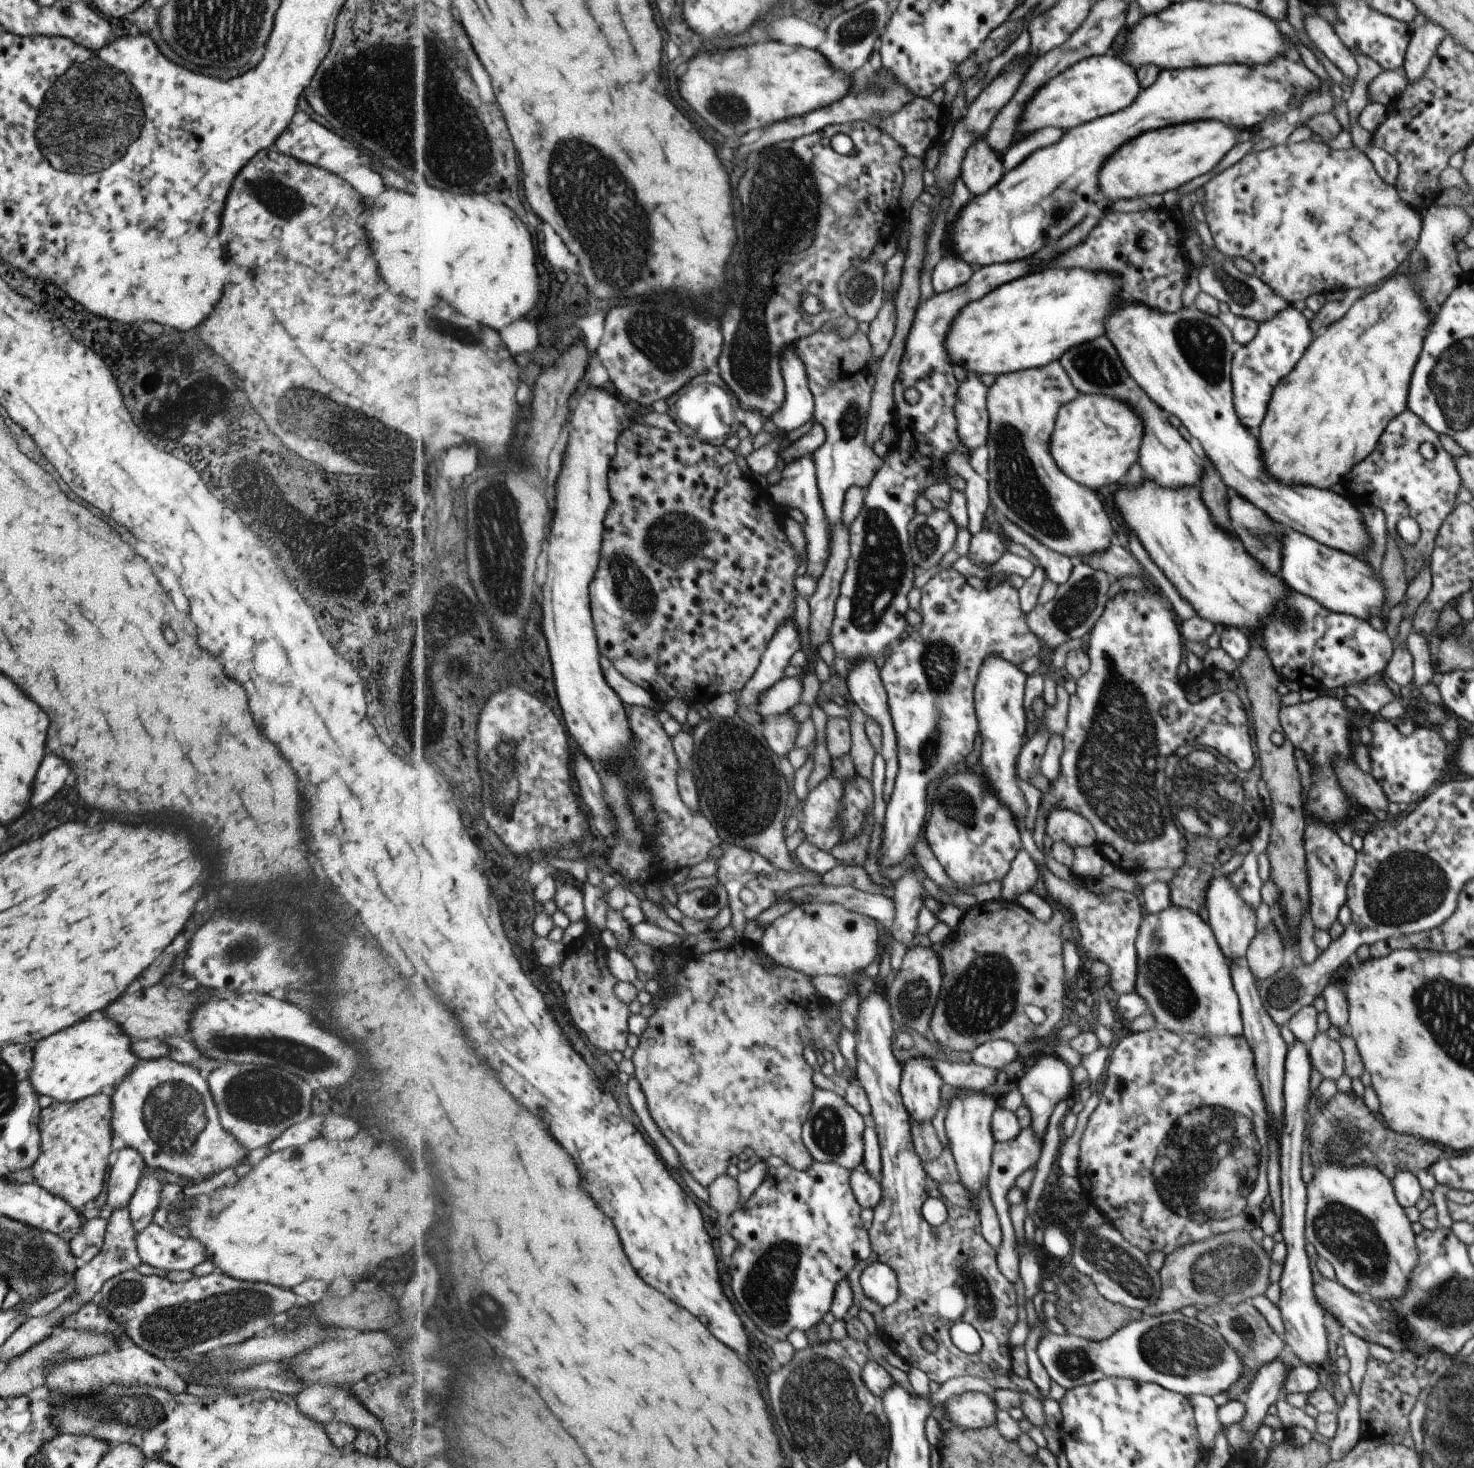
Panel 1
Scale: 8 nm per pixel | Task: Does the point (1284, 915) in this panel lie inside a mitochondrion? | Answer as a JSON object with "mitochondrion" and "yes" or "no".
{"mitochondrion":"no"}

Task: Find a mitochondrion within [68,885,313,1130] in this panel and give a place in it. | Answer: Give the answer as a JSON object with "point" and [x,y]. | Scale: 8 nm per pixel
{"point":[265,1097]}

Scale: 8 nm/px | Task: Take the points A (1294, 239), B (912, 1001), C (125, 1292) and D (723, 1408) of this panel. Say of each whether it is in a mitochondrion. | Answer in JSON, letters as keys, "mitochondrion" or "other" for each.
{"A":"other","B":"mitochondrion","C":"mitochondrion","D":"other"}

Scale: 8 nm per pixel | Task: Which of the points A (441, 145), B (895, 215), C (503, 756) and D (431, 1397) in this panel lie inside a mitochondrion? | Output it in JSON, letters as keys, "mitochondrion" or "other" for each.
{"A":"mitochondrion","B":"other","C":"mitochondrion","D":"mitochondrion"}

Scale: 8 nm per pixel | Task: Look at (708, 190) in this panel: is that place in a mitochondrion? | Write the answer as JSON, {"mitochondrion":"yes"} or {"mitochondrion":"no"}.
{"mitochondrion":"no"}

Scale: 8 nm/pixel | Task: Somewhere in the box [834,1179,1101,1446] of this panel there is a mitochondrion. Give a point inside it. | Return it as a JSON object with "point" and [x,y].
{"point":[979,1287]}

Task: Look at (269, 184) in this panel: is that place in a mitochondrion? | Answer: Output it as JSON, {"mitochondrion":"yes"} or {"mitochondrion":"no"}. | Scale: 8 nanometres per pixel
{"mitochondrion":"yes"}

